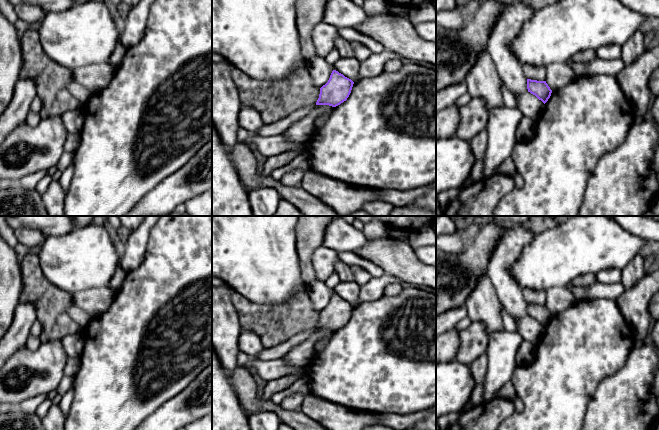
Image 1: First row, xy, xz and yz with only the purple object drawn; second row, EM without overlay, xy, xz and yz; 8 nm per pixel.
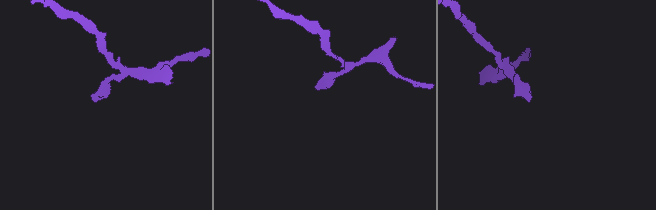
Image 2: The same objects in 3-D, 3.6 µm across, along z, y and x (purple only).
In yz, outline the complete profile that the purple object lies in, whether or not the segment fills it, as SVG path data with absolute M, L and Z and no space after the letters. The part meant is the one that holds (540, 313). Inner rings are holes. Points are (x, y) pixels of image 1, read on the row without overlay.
M527 303L528 316L535 319L544 328L548 325L551 320L552 314L546 307L546 305L537 305Z

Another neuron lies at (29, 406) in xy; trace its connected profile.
M42 394L39 396L35 396L33 398L27 399L21 402L16 407L27 414L34 414L37 407L46 399L48 399L47 394Z

